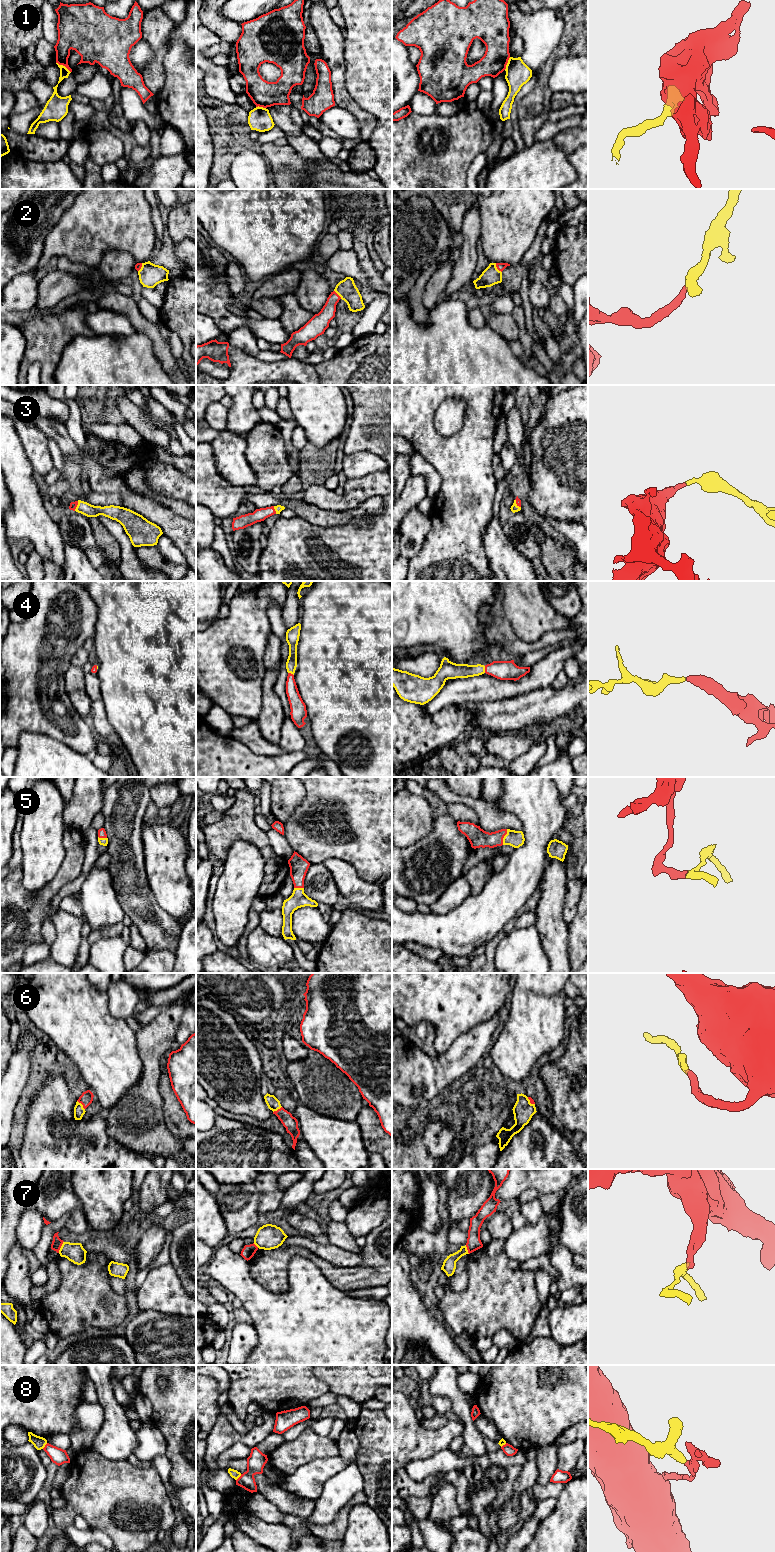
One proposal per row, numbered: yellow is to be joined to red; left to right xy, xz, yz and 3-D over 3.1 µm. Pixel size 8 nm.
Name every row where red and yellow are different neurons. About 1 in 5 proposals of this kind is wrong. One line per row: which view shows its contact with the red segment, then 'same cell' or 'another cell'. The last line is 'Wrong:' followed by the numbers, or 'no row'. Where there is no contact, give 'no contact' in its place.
1: meets red in xy; another cell
2: meets red in yz; same cell
3: meets red in xy; same cell
4: meets red in yz; same cell
5: meets red in yz; same cell
6: meets red in xy; same cell
7: meets red in xy; another cell
8: meets red in xz; another cell
Wrong: 1, 7, 8

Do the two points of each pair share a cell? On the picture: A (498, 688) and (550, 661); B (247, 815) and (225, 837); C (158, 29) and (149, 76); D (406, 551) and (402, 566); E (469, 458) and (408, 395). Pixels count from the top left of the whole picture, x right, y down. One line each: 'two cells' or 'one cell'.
A: one cell
B: one cell
C: one cell
D: two cells
E: one cell

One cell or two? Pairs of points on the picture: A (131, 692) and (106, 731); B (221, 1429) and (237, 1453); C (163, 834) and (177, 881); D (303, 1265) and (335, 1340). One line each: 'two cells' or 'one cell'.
A: two cells
B: two cells
C: one cell
D: one cell

